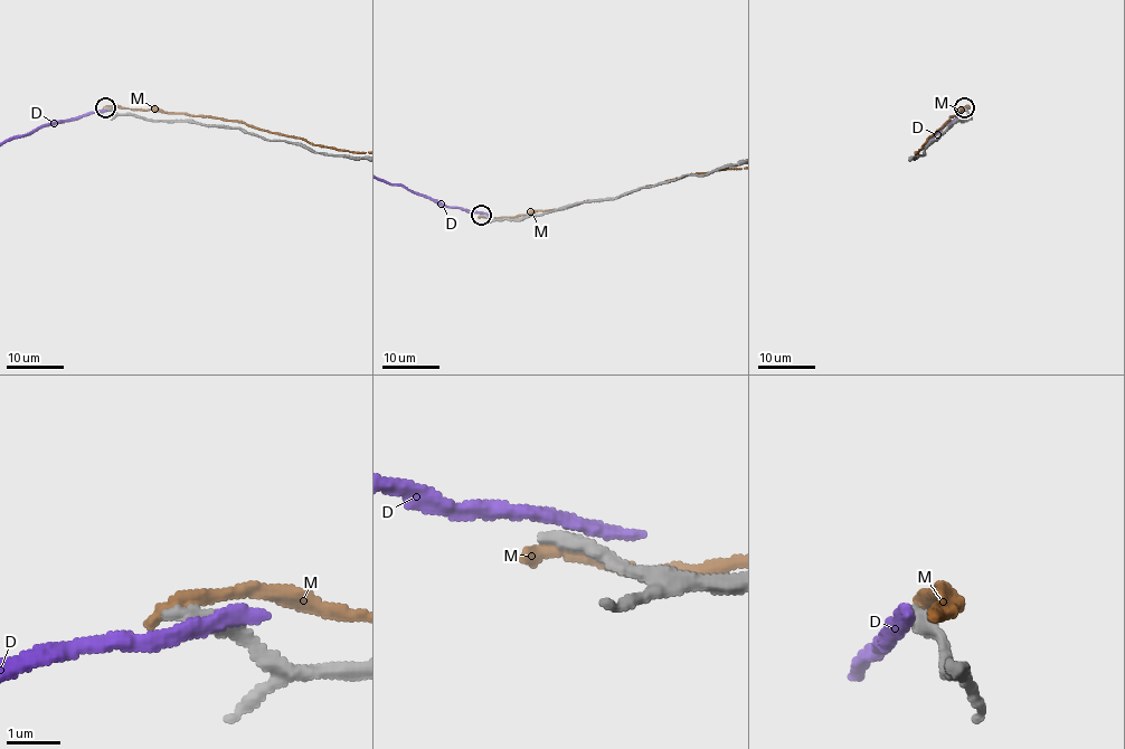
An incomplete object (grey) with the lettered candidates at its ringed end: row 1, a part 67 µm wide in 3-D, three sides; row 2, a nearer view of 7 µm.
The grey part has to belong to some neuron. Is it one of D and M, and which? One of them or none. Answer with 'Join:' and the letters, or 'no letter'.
Join: no letter

